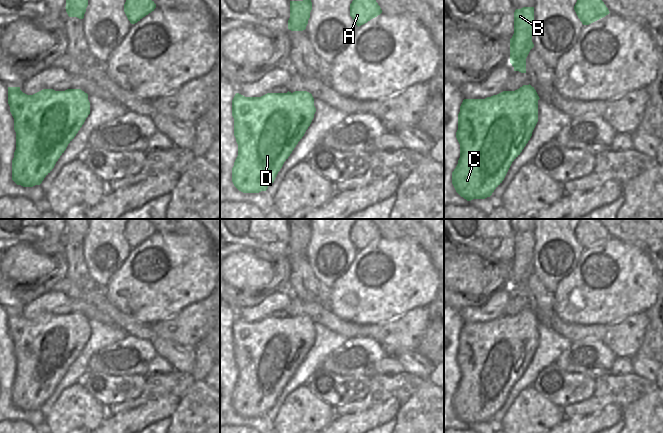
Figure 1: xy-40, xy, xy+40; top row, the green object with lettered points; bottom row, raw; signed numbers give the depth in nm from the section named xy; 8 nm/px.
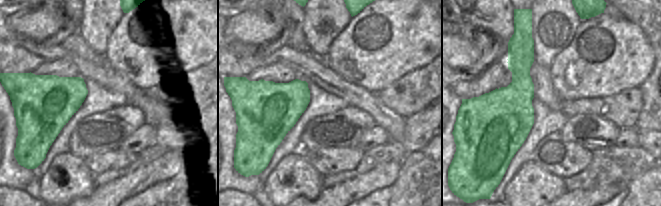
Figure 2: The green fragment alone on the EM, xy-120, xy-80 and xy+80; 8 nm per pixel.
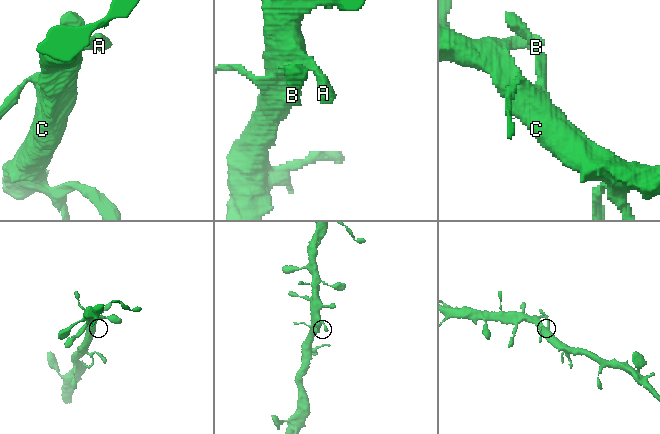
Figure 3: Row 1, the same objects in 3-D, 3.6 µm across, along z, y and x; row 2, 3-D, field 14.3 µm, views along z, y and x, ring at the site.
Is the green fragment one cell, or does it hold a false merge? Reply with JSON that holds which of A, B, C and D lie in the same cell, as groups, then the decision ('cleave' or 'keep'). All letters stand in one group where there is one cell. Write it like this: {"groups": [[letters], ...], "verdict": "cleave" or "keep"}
{"groups": [["A", "B", "C", "D"]], "verdict": "keep"}

